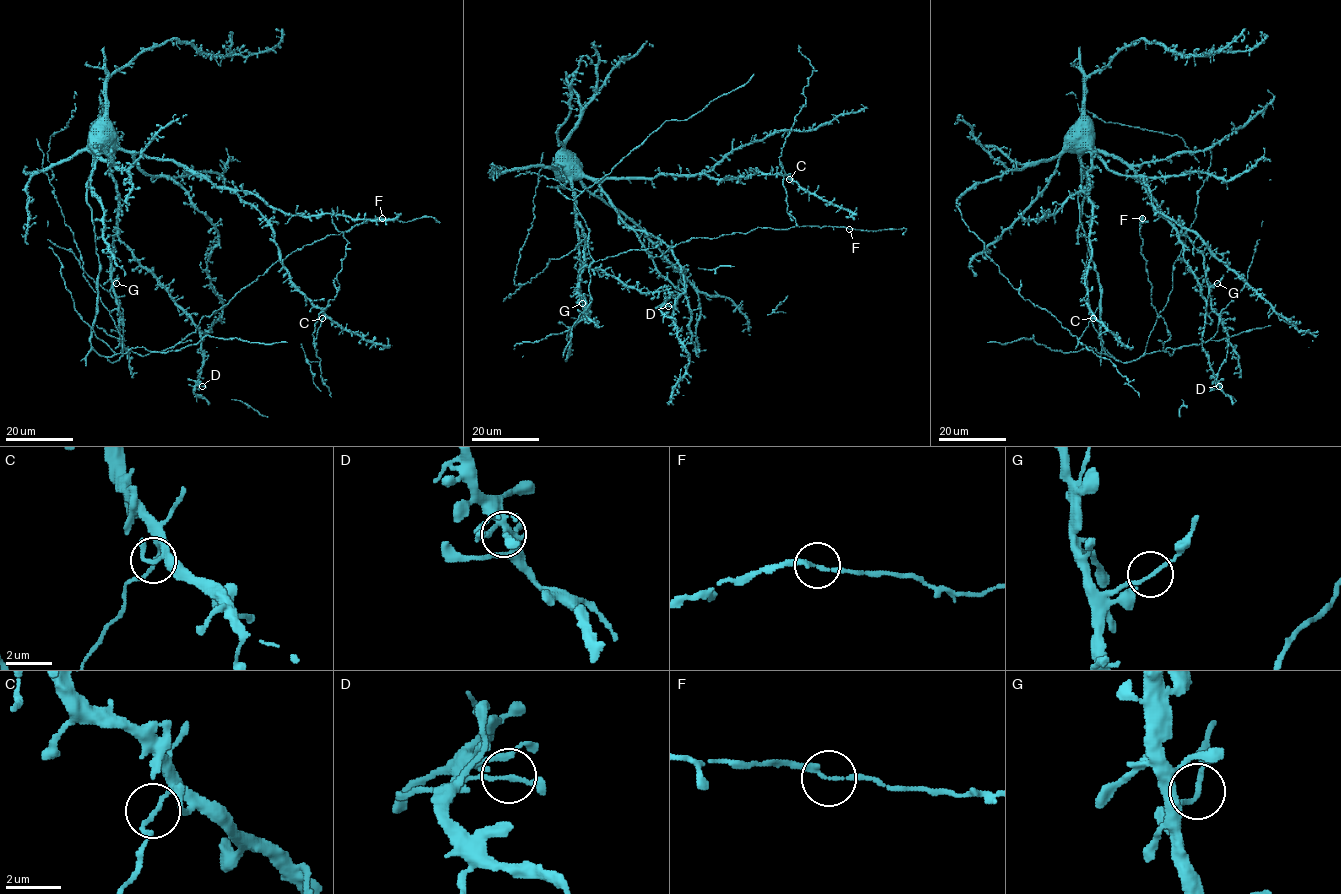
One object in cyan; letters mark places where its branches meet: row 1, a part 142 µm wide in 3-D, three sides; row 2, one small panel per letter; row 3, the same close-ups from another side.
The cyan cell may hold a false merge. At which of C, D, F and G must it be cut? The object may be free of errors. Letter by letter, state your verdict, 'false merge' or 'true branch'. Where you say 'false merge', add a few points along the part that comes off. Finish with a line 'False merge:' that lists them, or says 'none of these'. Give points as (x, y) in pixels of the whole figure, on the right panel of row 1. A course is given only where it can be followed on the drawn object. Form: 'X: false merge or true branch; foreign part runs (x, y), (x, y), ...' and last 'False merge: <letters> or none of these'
C: false merge
D: true branch
F: true branch
G: true branch
False merge: C

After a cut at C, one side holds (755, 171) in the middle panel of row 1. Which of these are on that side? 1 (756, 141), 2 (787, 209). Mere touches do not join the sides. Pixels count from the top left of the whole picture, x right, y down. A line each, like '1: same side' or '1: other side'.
1: same side
2: other side

